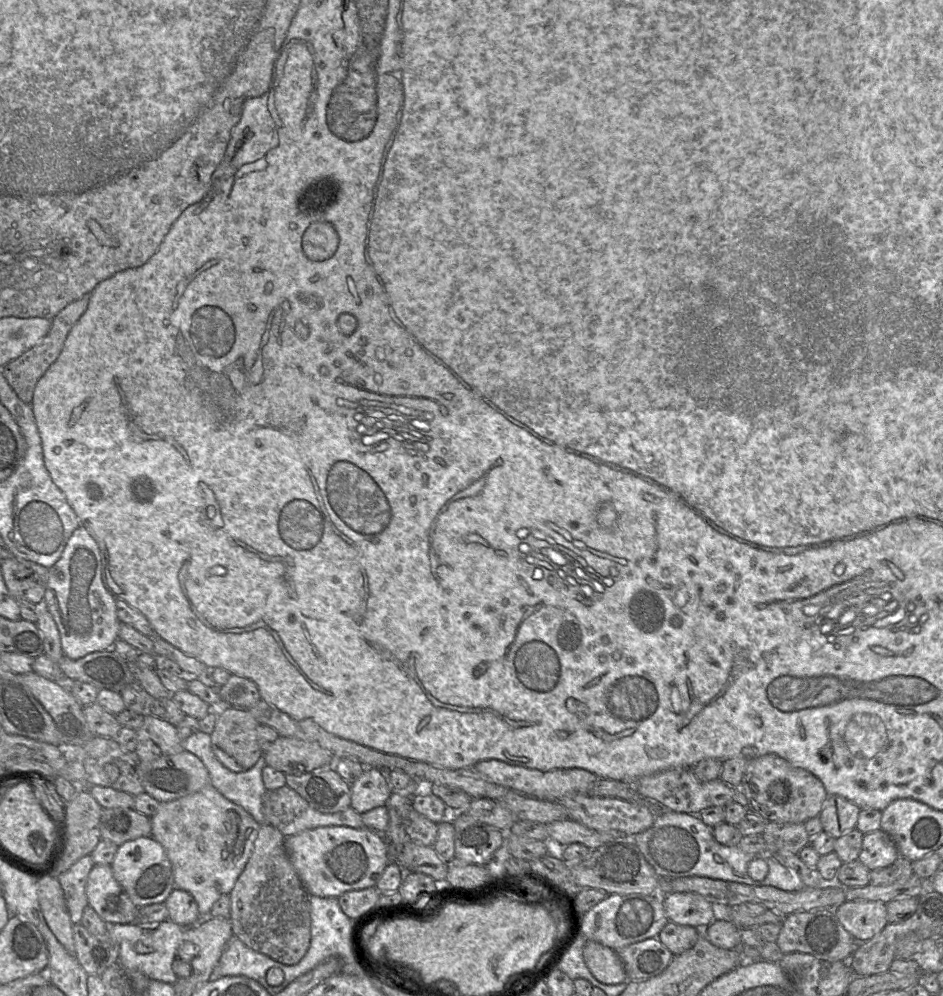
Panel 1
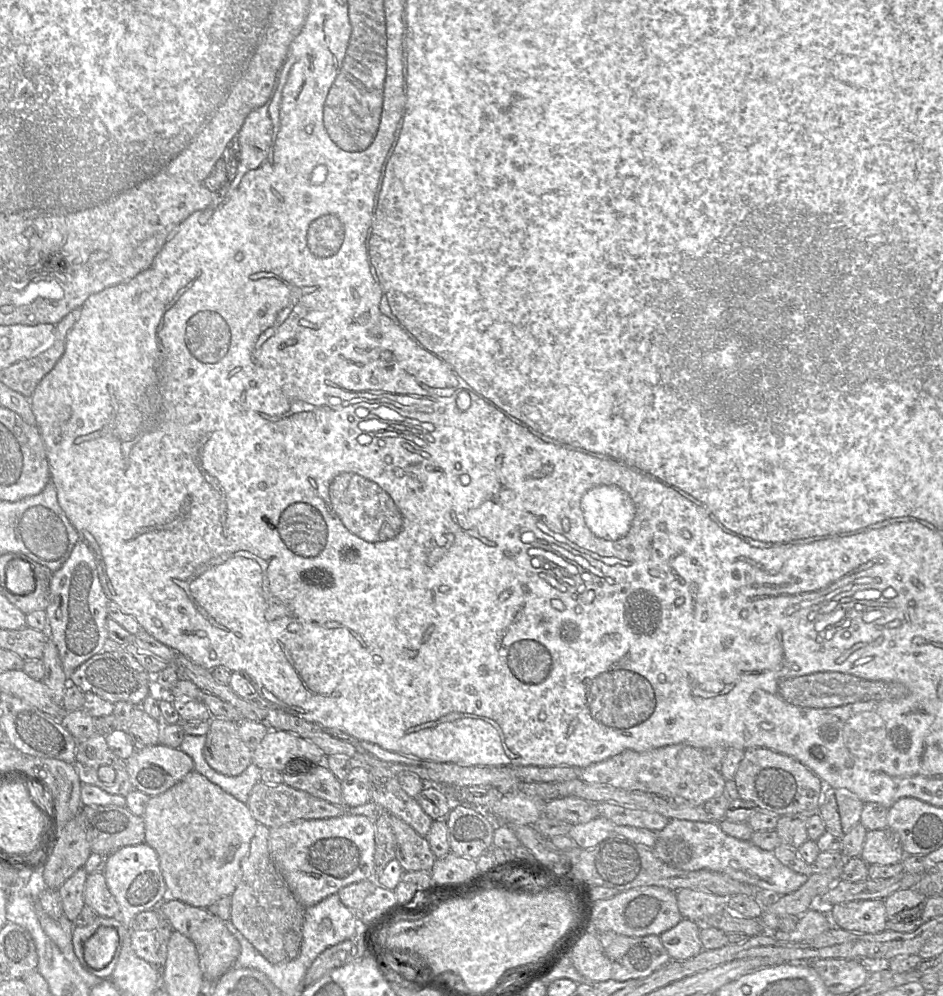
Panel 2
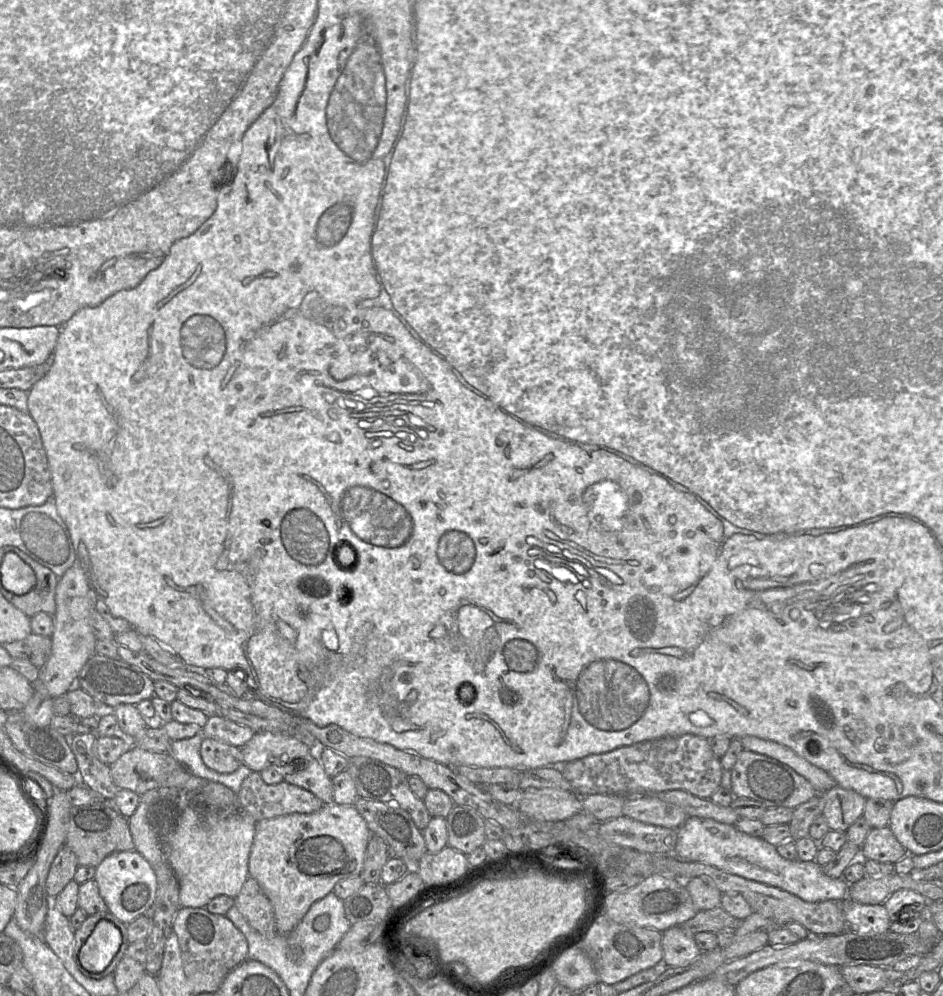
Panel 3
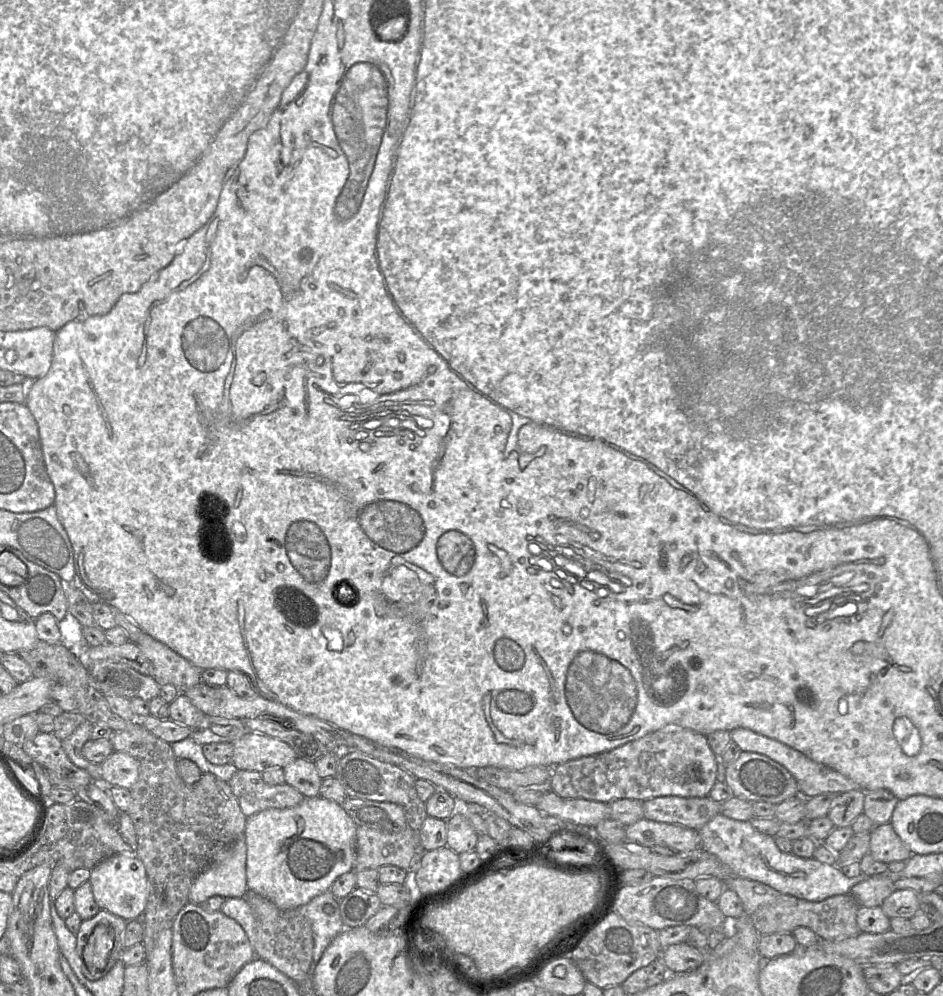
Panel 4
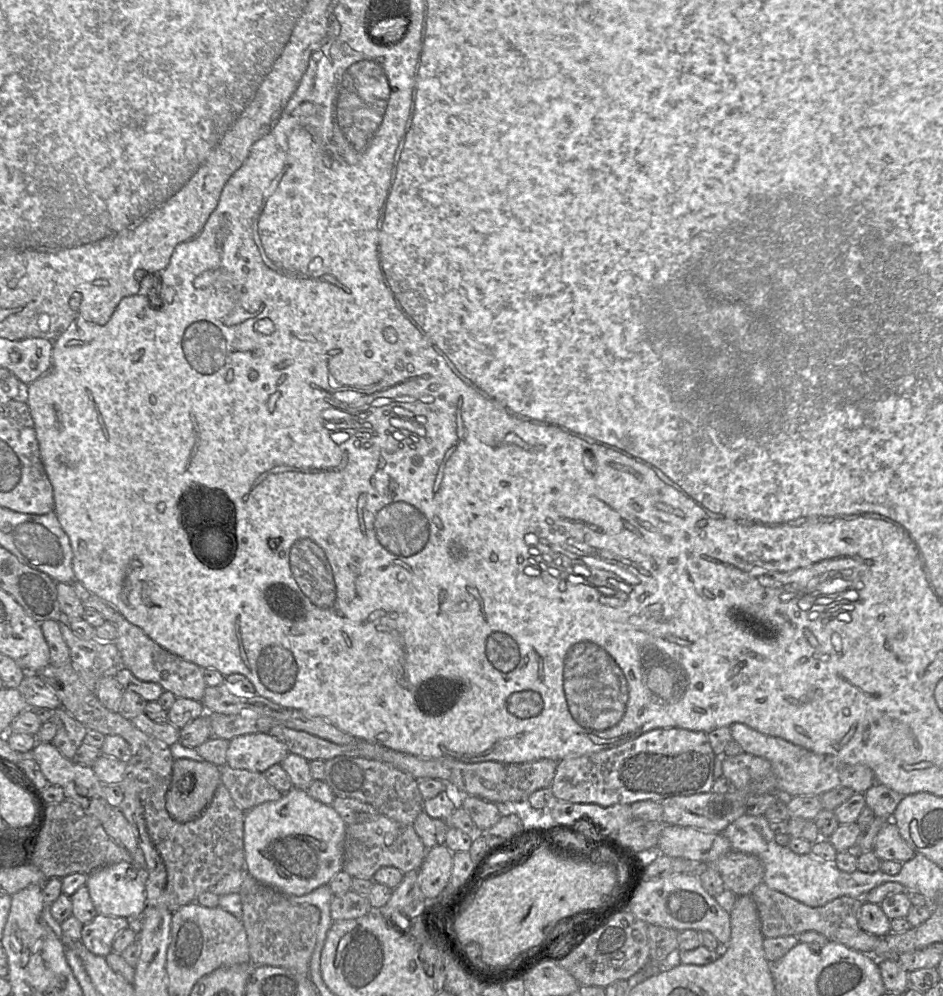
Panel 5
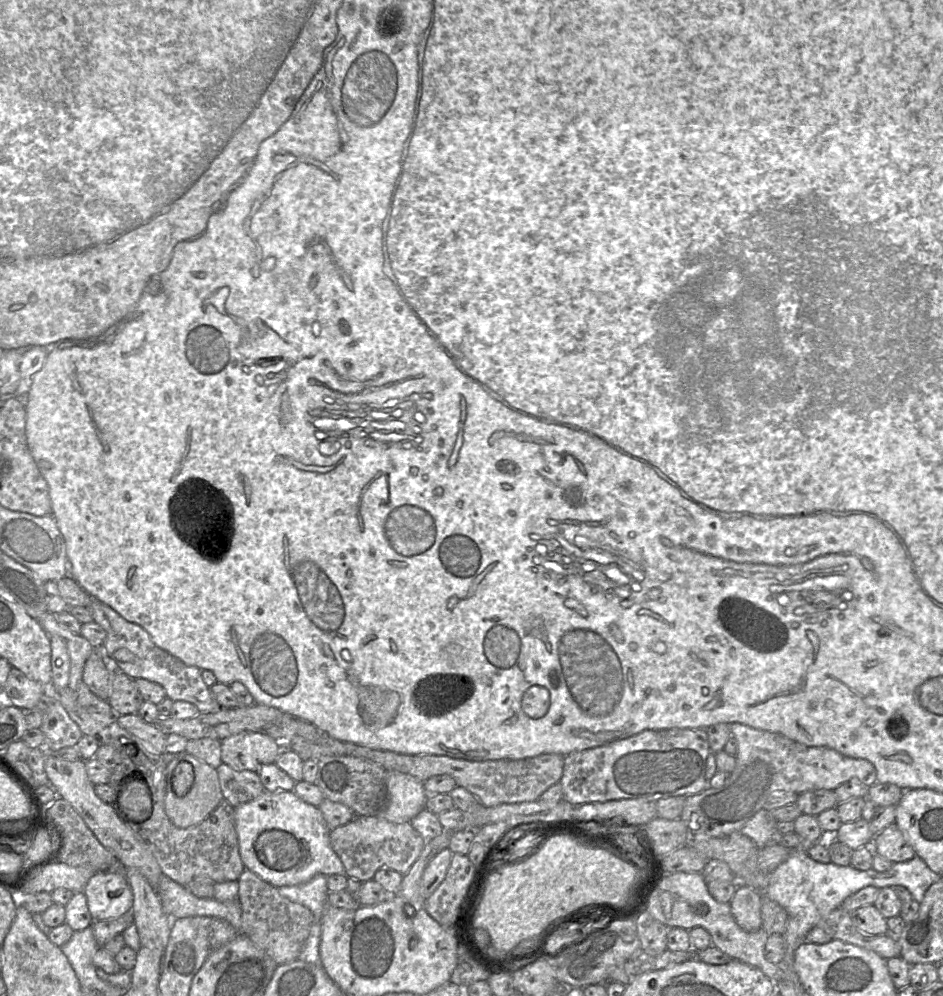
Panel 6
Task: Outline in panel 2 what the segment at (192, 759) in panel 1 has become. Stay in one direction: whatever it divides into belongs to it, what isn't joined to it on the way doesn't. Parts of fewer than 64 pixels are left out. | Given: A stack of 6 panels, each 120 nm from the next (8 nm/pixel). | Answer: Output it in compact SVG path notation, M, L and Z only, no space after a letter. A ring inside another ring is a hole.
M161 744L135 750L125 761L134 789L150 797L164 793L194 770L188 754Z

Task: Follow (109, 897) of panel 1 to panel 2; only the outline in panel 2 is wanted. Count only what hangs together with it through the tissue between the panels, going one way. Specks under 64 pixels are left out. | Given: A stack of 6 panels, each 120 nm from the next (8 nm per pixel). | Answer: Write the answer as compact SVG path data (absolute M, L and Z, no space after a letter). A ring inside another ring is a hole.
M103 873L88 875L84 889L84 902L98 916L118 918L120 908L107 887Z

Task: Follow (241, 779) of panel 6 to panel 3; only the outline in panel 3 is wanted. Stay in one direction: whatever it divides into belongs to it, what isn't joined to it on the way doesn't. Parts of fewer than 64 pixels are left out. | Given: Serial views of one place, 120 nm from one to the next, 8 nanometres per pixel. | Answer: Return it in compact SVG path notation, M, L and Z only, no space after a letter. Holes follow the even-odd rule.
M258 772L247 776L237 793L240 810L251 815L256 822L293 813L310 814L319 810L324 803L310 791L282 781L278 784L266 784Z

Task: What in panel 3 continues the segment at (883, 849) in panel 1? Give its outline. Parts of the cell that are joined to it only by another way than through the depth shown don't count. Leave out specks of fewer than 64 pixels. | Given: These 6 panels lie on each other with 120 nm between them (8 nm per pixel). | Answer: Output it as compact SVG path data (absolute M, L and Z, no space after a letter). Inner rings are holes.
M889 826L871 828L860 848L861 860L875 860L895 864L907 855Z

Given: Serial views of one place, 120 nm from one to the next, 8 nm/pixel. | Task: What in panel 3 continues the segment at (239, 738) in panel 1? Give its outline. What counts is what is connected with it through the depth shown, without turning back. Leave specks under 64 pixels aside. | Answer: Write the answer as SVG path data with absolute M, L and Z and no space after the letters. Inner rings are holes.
M204 738L200 754L205 765L219 773L236 771L242 763L240 748L212 738Z

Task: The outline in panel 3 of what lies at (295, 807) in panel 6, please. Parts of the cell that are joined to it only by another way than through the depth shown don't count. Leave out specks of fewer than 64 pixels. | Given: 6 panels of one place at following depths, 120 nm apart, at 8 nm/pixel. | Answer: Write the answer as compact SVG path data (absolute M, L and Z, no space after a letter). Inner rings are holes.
M324 804L310 814L293 813L256 822L248 873L257 881L273 906L277 934L292 932L310 906L333 892L338 881L360 875L371 836L366 821L354 805Z

